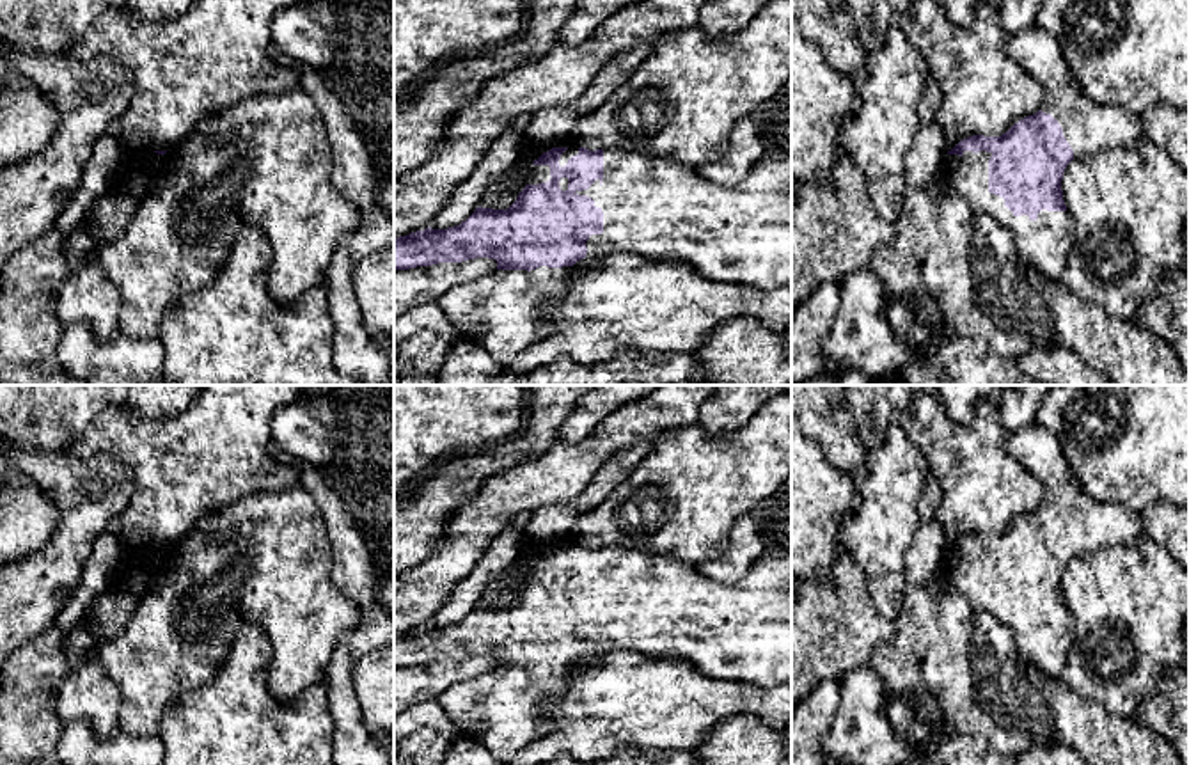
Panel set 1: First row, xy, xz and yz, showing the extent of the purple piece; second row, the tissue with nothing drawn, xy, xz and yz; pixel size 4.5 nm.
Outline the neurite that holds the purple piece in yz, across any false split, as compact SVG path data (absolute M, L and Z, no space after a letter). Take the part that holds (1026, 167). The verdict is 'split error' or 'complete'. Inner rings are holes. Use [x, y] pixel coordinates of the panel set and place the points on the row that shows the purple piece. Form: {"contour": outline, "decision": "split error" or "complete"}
{"contour": "M1038 25L1008 35L1006 53L1042 83L1045 101L1036 114L1020 119L1001 137L972 135L960 140L948 151L948 176L953 190L965 197L974 211L992 215L1013 236L1015 252L1024 263L1049 280L1061 280L1074 241L1074 224L1061 190L1067 165L1074 158L1098 151L1132 147L1146 135L1138 115L1120 106L1095 103L1079 89L1056 39Z", "decision": "split error"}

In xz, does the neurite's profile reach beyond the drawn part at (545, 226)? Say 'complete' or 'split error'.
split error

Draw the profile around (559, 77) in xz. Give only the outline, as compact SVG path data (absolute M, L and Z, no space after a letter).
M642 0L612 12L577 46L555 43L543 57L486 80L477 98L458 110L437 153L421 167L394 177L394 238L429 227L451 195L474 174L490 146L511 128L518 115L534 115L550 106L577 101L614 53L653 44L669 32L697 27L708 0Z

